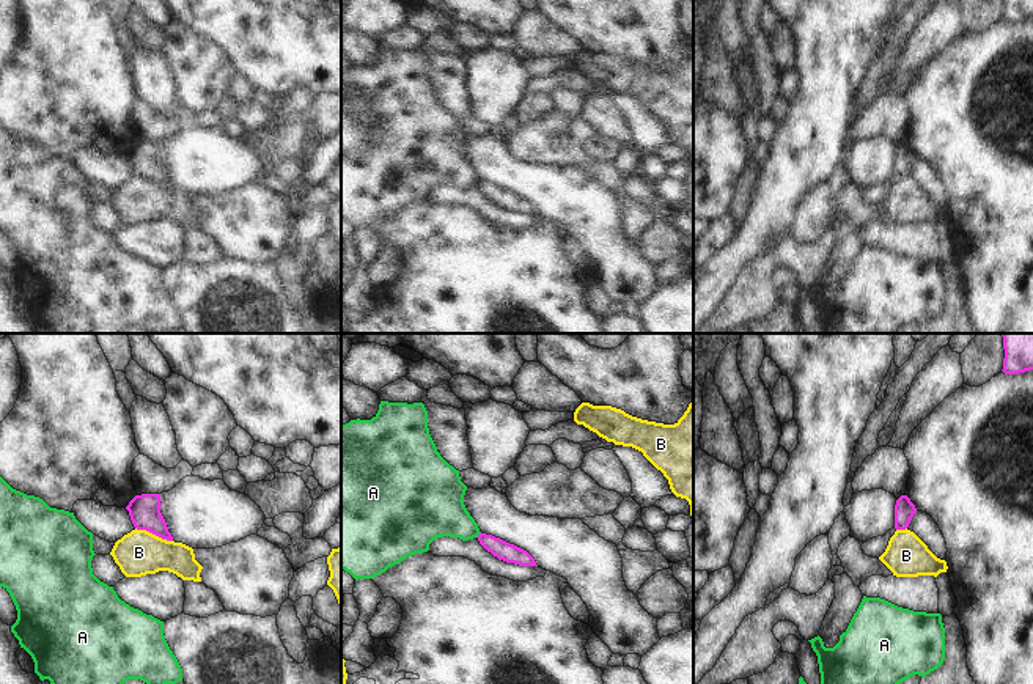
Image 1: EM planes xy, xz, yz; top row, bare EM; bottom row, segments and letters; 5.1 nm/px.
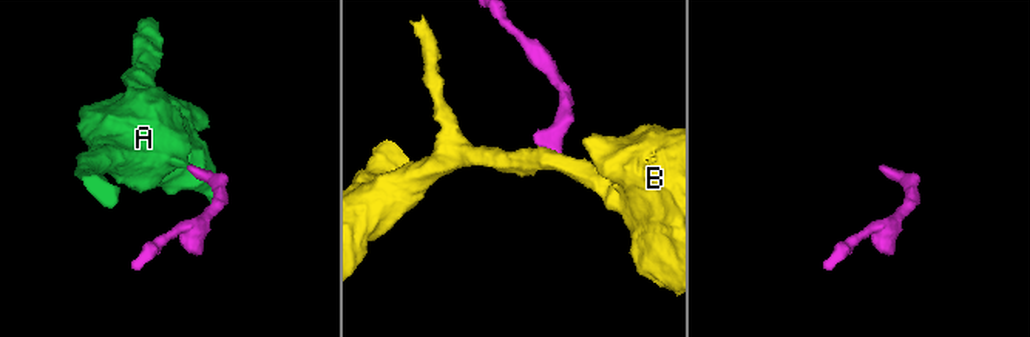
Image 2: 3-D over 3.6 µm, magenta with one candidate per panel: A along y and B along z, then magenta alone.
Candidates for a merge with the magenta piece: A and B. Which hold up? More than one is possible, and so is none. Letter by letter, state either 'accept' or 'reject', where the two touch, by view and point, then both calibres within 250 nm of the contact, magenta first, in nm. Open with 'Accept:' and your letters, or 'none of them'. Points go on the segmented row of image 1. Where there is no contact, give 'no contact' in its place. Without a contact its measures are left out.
Accept: none of them
A: reject | xz (478, 535) | 100/280 nm
B: reject | xy (154, 533) | 160/220 nm

